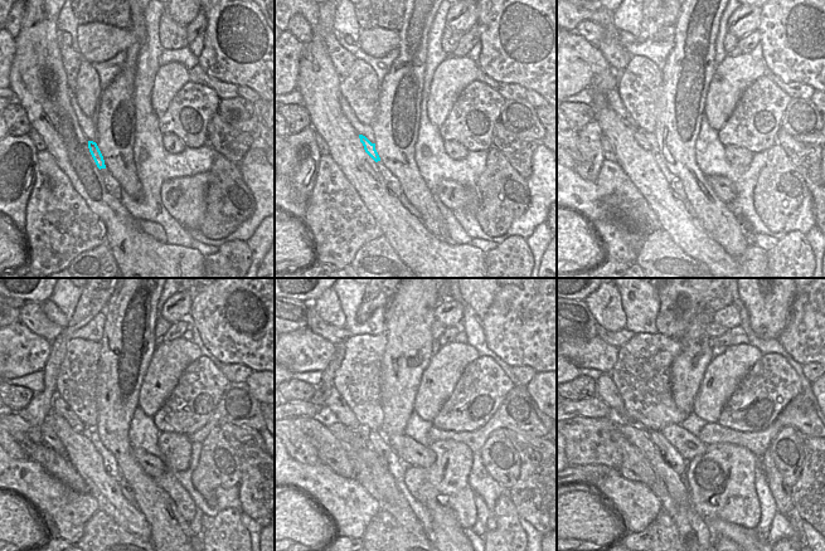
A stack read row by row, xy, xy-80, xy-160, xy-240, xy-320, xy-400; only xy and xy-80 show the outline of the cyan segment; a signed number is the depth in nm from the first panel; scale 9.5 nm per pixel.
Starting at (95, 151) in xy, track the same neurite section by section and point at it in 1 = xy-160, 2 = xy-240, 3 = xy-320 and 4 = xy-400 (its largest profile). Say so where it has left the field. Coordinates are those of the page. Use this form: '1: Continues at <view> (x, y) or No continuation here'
1: Continues at xy-160 (639, 135)
2: Continues at xy-240 (58, 405)
3: Continues at xy-320 (339, 409)
4: Continues at xy-400 (606, 389)

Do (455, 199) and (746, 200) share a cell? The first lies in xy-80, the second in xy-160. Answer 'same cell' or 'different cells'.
different cells

